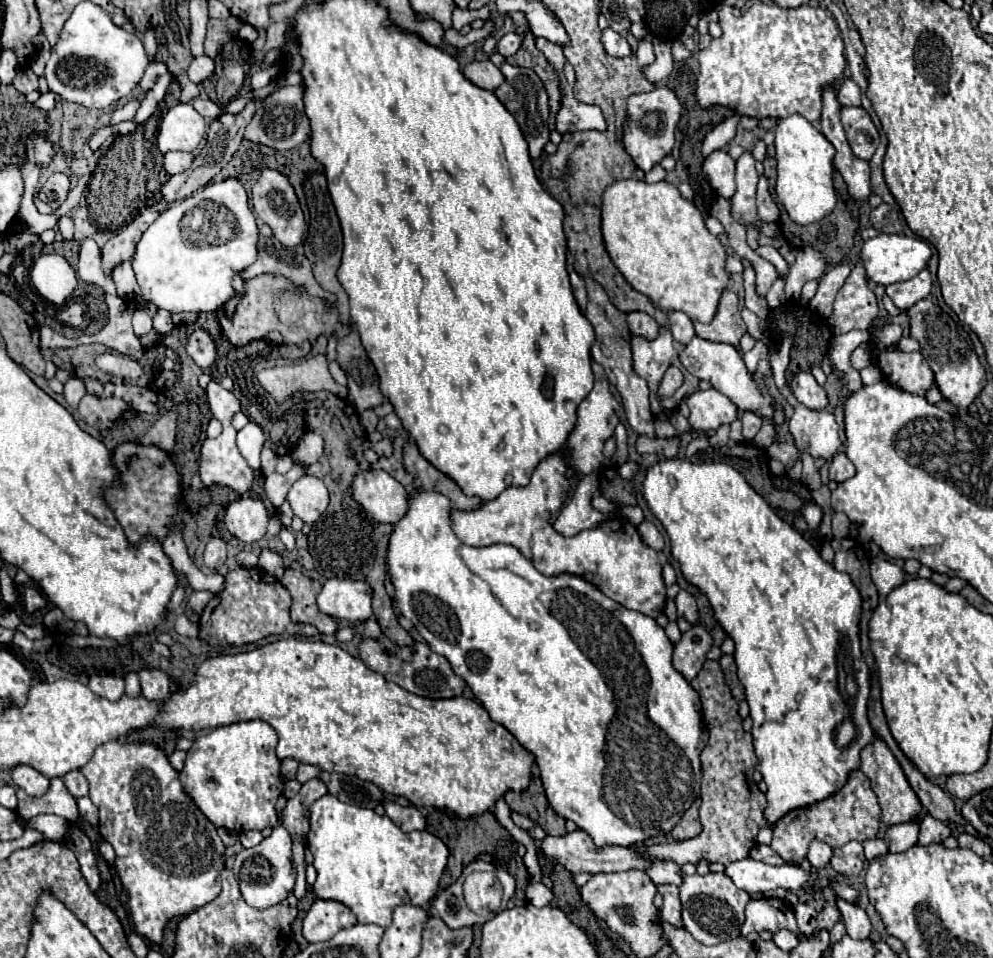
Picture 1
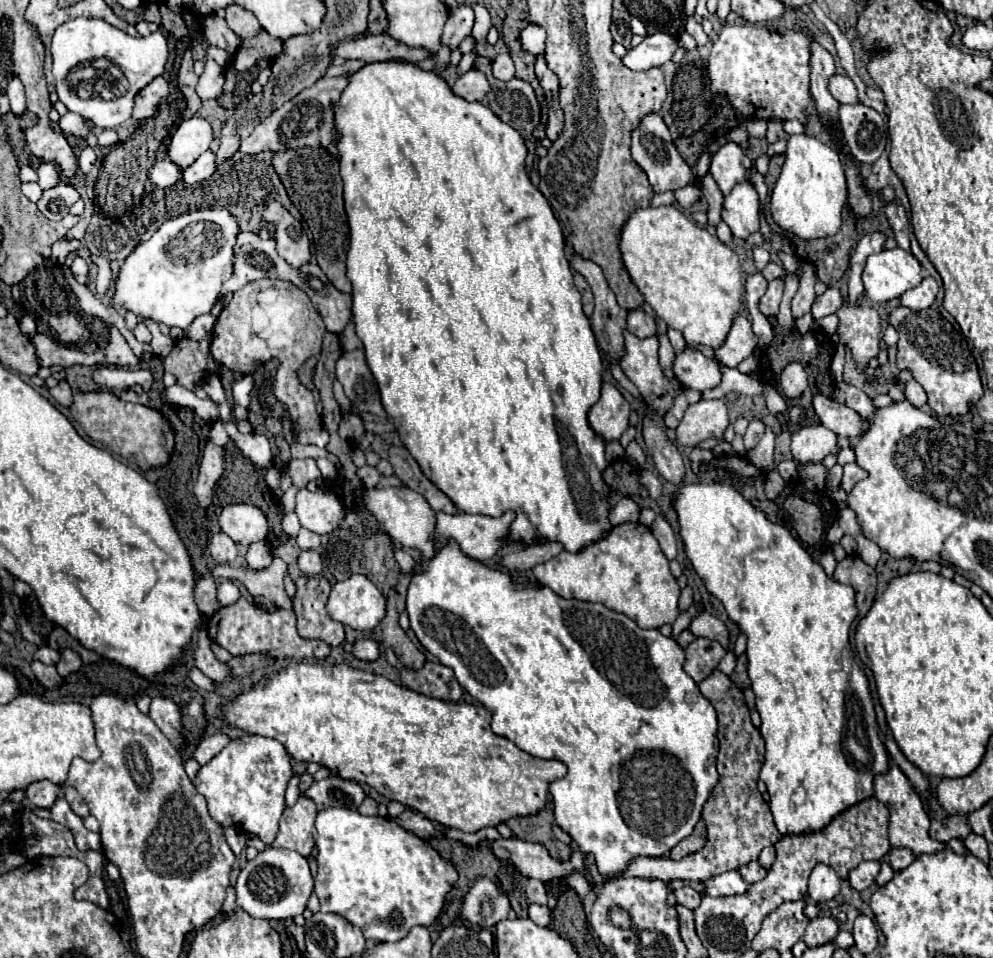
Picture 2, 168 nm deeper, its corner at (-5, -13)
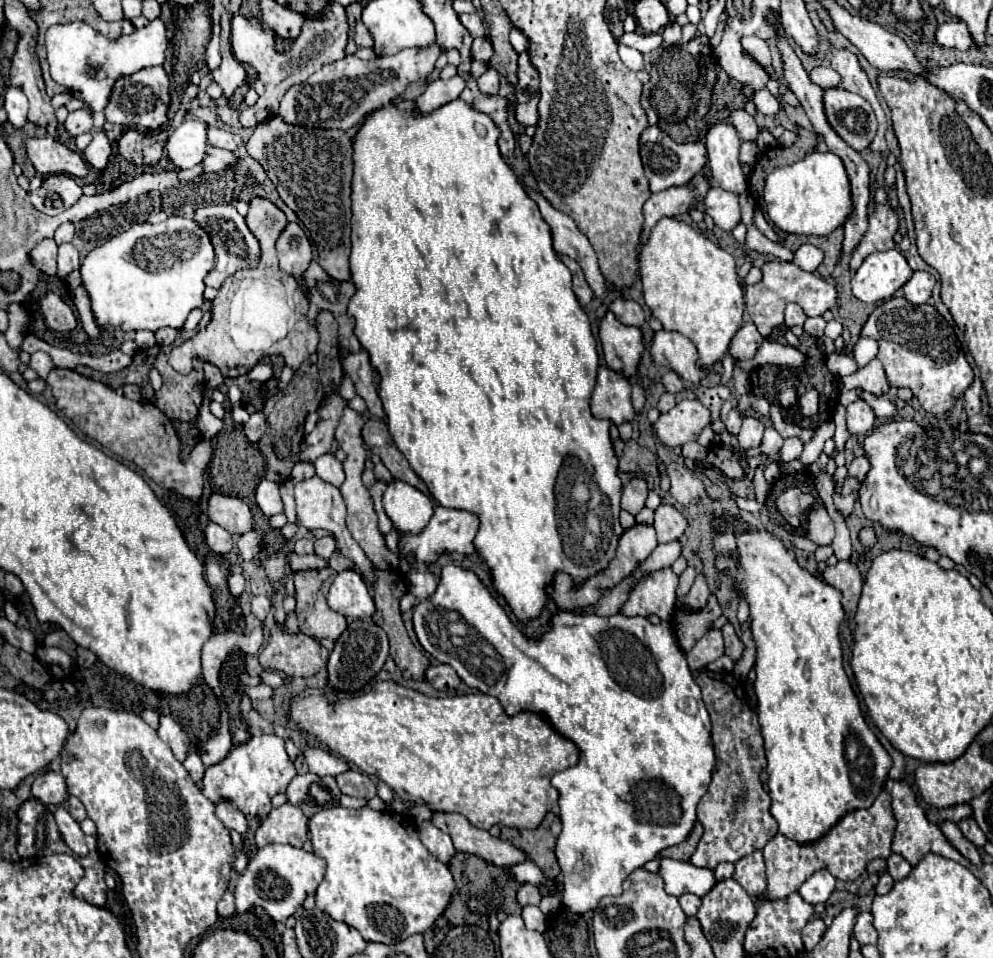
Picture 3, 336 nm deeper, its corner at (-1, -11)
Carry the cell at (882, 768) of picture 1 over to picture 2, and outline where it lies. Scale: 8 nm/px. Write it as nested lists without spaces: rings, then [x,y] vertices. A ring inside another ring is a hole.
[[[890,766],[890,770],[886,774],[874,778],[874,796],[880,802],[884,802],[890,810],[890,844],[892,844],[892,848],[908,848],[914,852],[914,856],[932,854],[932,852],[940,852],[942,848],[946,848],[946,844],[930,838],[930,834],[928,834],[930,818],[924,812],[920,796],[916,794],[916,790],[912,788],[912,784],[908,782],[908,778],[904,776],[904,772],[898,766]]]

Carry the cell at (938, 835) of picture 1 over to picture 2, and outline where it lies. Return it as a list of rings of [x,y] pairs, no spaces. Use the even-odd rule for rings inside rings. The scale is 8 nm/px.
[[[946,816],[944,820],[932,820],[930,836],[940,842],[950,842],[952,838],[964,838],[968,836],[970,826],[966,816]]]

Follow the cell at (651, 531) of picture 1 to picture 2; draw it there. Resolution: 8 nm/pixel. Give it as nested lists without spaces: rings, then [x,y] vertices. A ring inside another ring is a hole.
[[[658,514],[656,520],[654,520],[654,524],[650,526],[650,530],[656,536],[656,540],[660,542],[660,548],[666,554],[666,558],[668,560],[676,558],[676,552],[678,552],[678,548],[676,548],[676,534],[674,534],[670,522],[662,514]]]

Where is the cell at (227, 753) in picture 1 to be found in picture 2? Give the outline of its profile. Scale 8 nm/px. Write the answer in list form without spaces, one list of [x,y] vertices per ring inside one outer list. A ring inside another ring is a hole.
[[[246,734],[232,740],[218,756],[204,764],[194,786],[208,800],[208,810],[218,824],[224,828],[234,824],[244,832],[256,834],[260,840],[264,840],[264,844],[270,846],[278,832],[280,814],[286,808],[284,792],[292,774],[290,756],[278,740]]]

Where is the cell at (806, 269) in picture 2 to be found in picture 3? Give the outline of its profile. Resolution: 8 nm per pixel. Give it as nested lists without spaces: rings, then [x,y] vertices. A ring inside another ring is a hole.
[[[794,302],[786,306],[786,312],[784,312],[784,314],[786,314],[786,320],[784,320],[784,322],[786,322],[786,326],[788,326],[788,328],[792,328],[792,326],[796,326],[796,324],[798,324],[798,326],[802,326],[802,324],[804,324],[804,320],[806,320],[804,310],[802,310],[798,304],[794,304]]]

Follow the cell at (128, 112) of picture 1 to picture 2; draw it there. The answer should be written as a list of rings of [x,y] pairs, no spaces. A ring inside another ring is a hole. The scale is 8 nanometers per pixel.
[[[102,130],[100,134],[98,134],[98,146],[100,148],[112,148],[112,146],[116,146],[120,140],[118,140],[118,136],[116,136],[116,132],[114,130]]]

